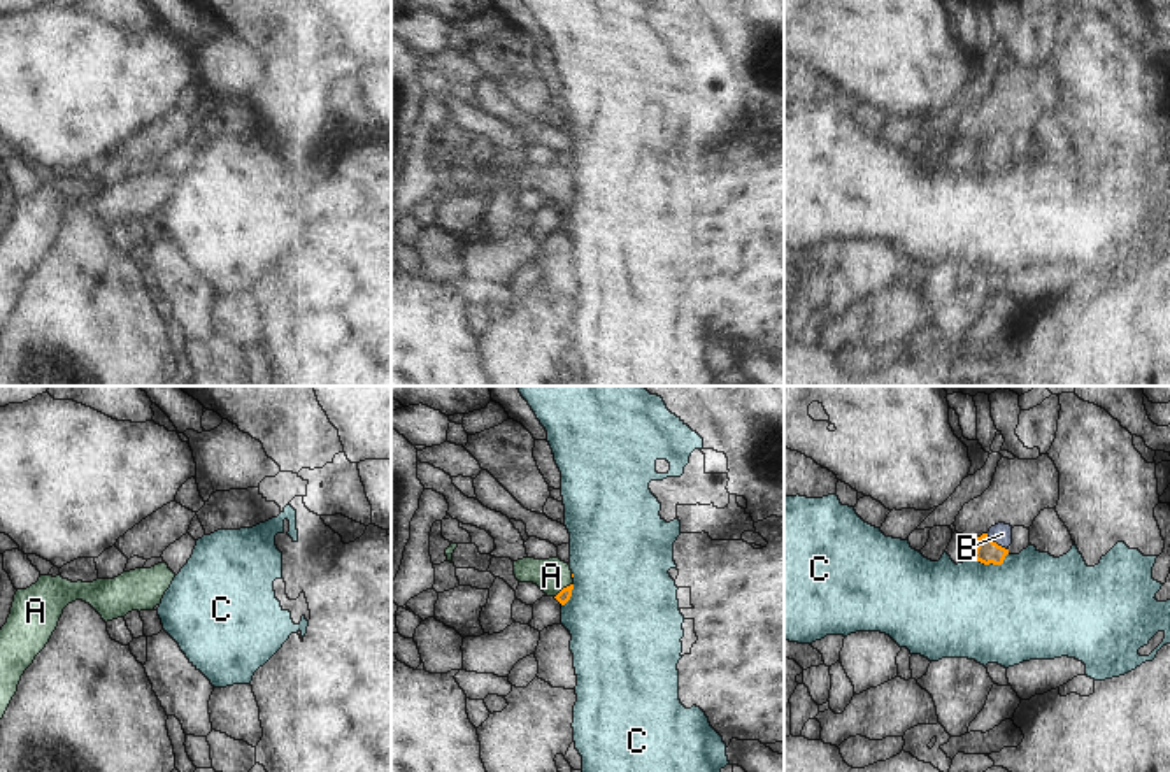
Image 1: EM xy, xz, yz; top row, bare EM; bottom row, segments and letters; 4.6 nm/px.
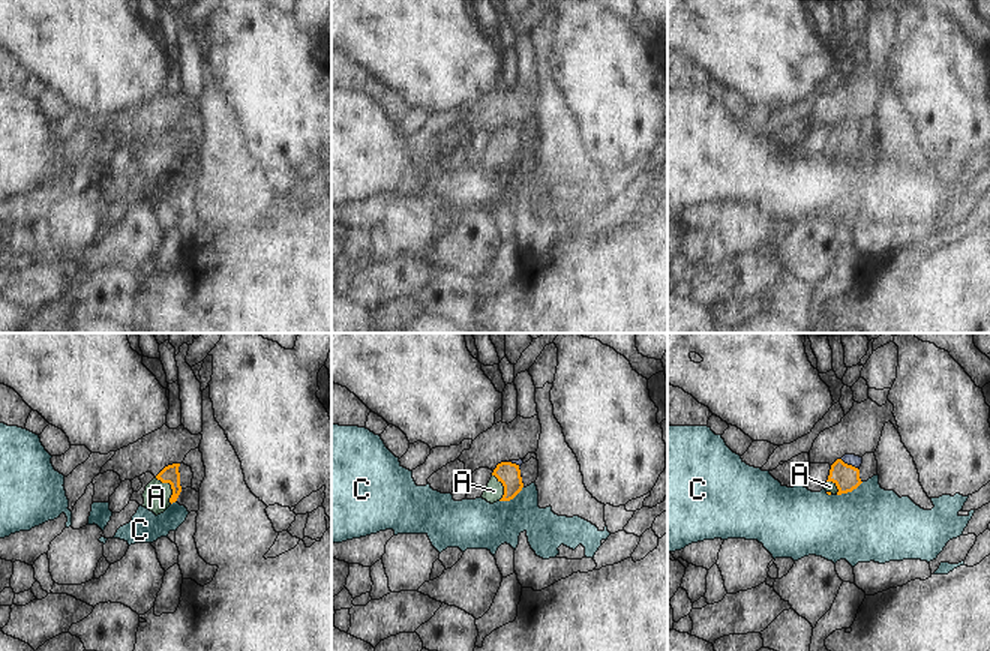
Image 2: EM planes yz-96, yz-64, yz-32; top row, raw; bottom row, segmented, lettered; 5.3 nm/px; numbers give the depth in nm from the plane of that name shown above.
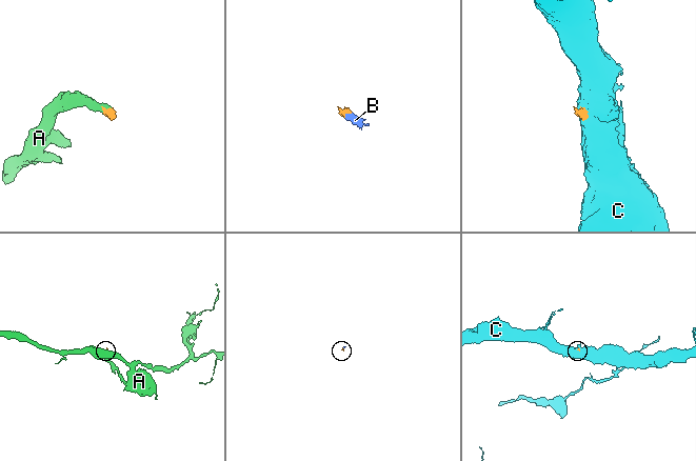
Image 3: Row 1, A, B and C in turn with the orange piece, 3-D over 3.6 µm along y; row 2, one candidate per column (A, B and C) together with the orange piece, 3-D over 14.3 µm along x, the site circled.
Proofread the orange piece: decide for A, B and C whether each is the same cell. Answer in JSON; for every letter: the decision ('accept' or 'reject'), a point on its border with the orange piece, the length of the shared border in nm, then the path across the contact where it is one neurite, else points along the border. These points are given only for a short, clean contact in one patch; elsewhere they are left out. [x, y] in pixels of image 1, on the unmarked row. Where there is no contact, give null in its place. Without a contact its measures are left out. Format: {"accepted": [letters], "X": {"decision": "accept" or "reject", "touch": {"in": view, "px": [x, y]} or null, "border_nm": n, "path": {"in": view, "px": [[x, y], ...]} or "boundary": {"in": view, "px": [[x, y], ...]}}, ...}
{"accepted": ["A", "B"], "A": {"decision": "accept", "touch": {"in": "xz", "px": [562, 197]}, "border_nm": 100, "path": {"in": "xz", "px": [[565, 200], [562, 197], [551, 183]]}}, "B": {"decision": "accept", "touch": {"in": "yz", "px": [995, 150]}, "border_nm": 130, "path": {"in": "yz", "px": [[986, 158], [995, 150], [1002, 141]]}}, "C": {"decision": "reject", "touch": {"in": "yz", "px": [991, 169]}, "border_nm": 170, "boundary": {"in": "yz", "px": [[1007, 160], [1000, 171], [981, 171], [972, 165]]}}}

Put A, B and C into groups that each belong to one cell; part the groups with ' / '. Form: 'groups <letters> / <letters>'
groups A B / C

